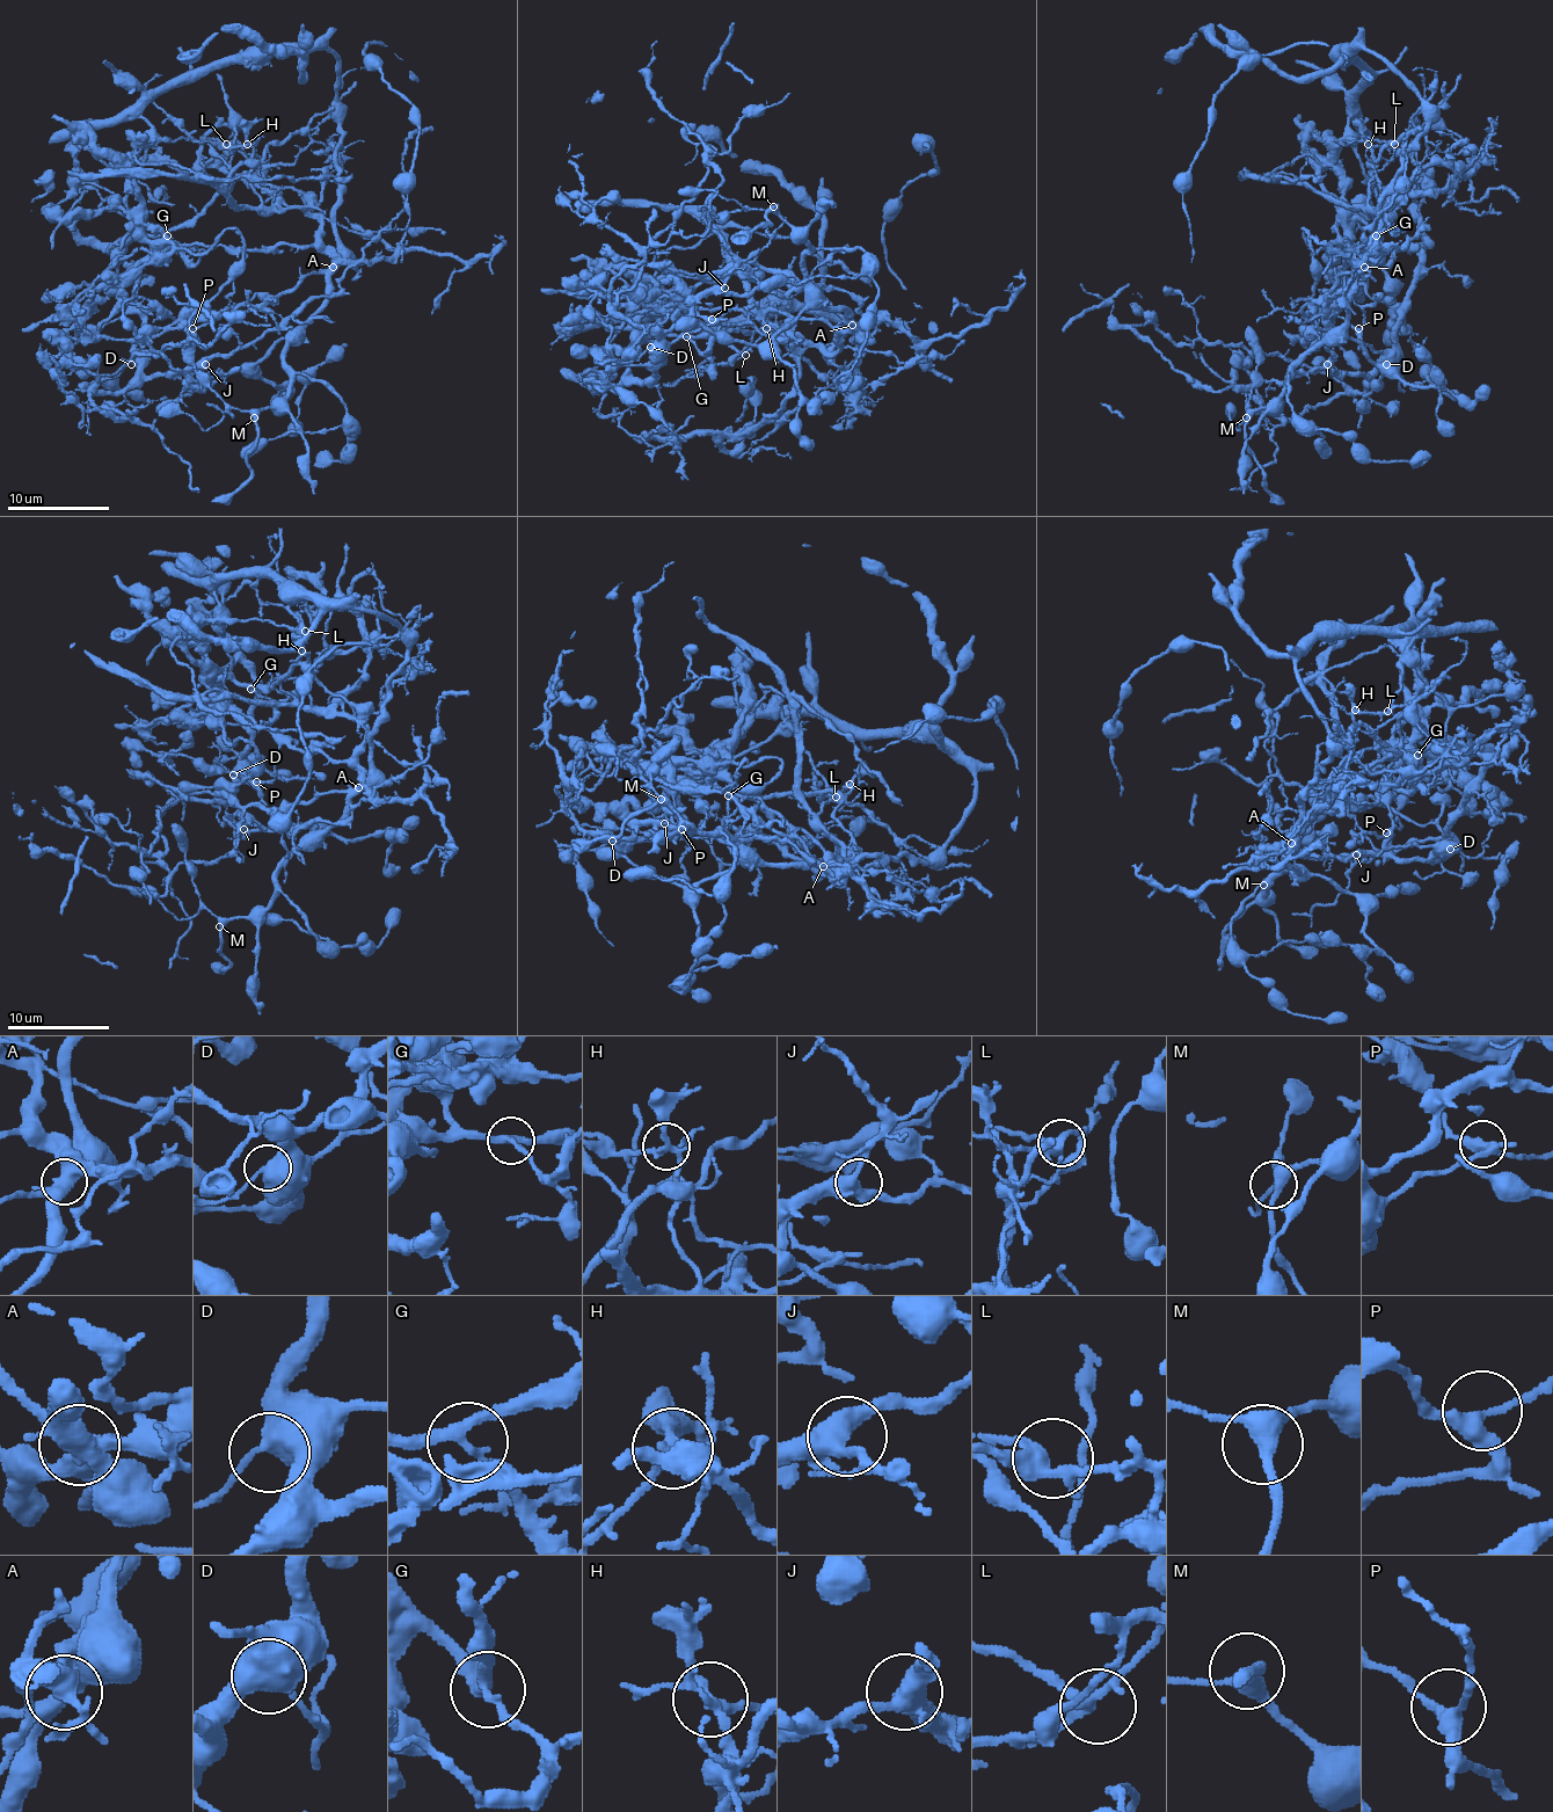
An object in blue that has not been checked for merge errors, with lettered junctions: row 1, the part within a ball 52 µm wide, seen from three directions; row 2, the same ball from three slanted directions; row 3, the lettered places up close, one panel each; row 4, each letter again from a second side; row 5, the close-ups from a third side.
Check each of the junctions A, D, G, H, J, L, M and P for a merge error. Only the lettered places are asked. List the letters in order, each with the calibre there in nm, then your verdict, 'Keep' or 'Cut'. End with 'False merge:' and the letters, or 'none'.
A: Thickness 480 nm. Cut
D: Thickness 380 nm. Keep
G: Thickness 280 nm. Keep
H: Thickness 240 nm. Cut
J: Thickness 460 nm. Keep
L: Thickness 280 nm. Keep
M: Thickness 360 nm. Keep
P: Thickness 320 nm. Keep
False merge: A, H

